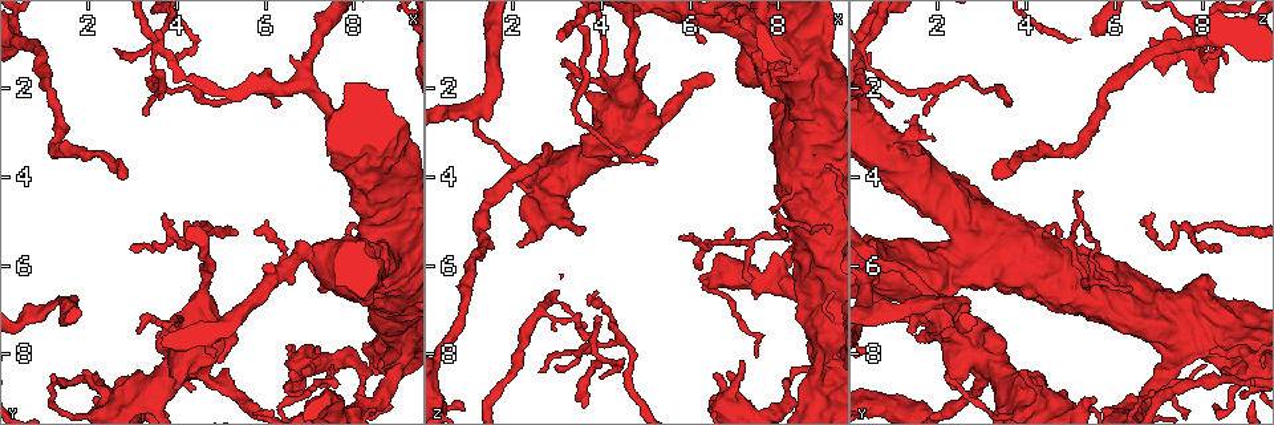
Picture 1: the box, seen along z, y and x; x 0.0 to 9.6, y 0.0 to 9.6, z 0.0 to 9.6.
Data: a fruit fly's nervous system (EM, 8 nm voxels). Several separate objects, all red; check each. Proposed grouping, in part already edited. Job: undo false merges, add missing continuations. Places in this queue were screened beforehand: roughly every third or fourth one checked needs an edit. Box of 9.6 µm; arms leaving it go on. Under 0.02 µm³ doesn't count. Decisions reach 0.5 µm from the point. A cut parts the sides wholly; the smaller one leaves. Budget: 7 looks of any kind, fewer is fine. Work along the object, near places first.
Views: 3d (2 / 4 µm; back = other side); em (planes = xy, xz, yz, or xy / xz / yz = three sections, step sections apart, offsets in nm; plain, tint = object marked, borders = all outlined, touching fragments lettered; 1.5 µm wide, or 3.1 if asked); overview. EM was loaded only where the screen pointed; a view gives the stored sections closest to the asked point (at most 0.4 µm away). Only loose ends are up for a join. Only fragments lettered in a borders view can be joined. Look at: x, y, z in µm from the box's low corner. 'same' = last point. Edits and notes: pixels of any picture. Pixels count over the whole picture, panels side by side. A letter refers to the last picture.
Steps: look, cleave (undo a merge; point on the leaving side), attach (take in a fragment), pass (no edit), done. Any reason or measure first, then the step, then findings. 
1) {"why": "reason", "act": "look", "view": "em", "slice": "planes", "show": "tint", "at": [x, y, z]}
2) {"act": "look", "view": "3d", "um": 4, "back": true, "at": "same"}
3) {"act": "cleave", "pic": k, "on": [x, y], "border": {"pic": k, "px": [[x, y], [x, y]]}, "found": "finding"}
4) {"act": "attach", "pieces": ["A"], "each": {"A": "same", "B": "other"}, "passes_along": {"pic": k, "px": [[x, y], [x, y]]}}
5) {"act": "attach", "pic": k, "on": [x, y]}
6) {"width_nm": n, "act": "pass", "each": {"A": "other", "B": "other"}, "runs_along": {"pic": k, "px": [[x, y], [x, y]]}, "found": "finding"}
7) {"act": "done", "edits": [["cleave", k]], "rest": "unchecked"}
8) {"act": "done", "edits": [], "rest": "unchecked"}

{"why": "sharp bend", "act": "look", "view": "em", "slice": "xz", "step": 8, "show": "borders", "at": [4.05, 5.45, 7.05]}

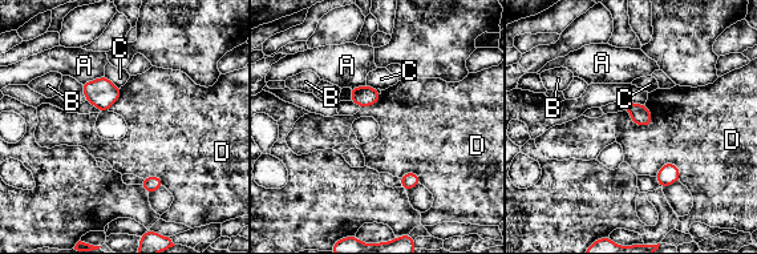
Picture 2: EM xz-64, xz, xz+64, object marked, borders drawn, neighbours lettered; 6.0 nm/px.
{"longest_contact_nm": ["D", 190], "act": "pass", "each": {"A": "other", "B": "other", "C": "other", "D": "other"}, "border": {"pic": 2, "px": [[626, 111], [634, 124], [652, 124]]}, "found": "continuous, no second neuron"}

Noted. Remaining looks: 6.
{"why": "free end", "act": "look", "view": "3d", "um": 4, "at": [3.30, 9.00, 4.80]}

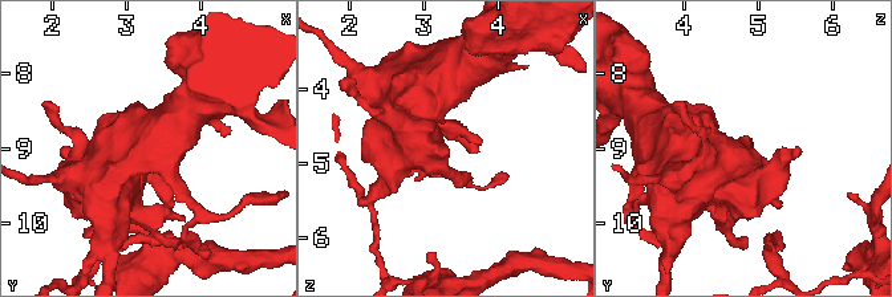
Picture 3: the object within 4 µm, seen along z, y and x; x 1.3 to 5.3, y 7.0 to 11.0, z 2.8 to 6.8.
{"act": "look", "view": "em", "slice": "yz", "step": 8, "show": "borders", "at": [3.30, 8.95, 4.85]}

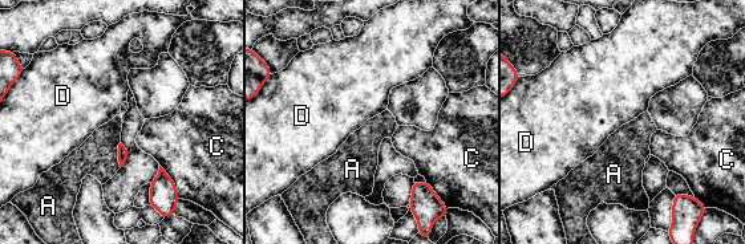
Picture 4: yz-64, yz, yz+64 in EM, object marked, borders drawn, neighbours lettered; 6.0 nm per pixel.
{"why": "another direction", "act": "look", "view": "em", "slice": "planes", "show": "borders", "at": "same"}

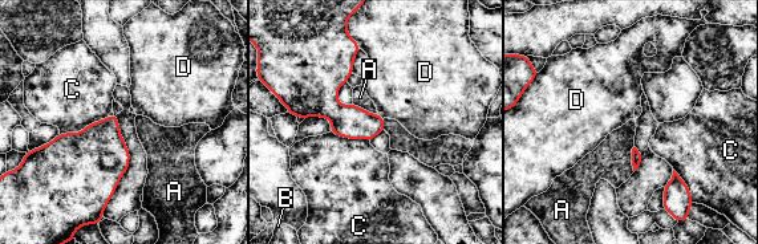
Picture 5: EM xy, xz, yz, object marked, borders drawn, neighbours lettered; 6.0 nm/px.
{"act": "pass", "each": {"A": "other", "B": "other", "C": "other", "D": "other"}, "border": {"pic": 5, "px": [[353, 102], [369, 112], [377, 113]]}, "found": "none of them fits"}

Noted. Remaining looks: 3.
{"why": "branch stops here", "act": "look", "view": "em", "slice": "xz", "step": 8, "show": "plain", "at": [2.70, 4.00, 3.30]}

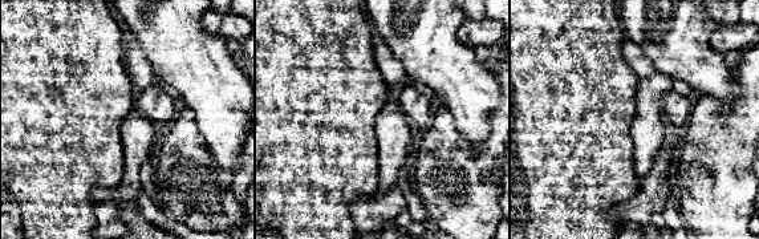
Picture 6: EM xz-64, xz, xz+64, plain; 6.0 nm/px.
{"act": "look", "view": "em", "slice": "xz", "step": 8, "show": "borders", "at": "same"}

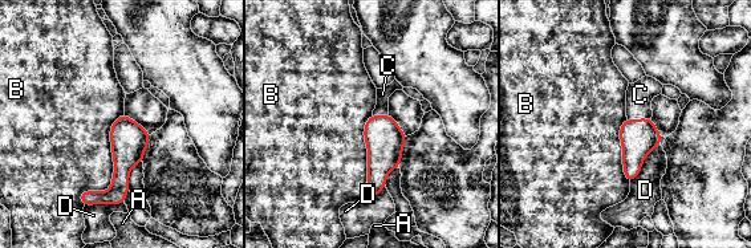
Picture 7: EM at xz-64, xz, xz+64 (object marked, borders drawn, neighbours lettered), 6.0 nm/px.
{"act": "attach", "pieces": ["C"], "each": {"A": "other", "B": "other", "C": "same", "D": "other"}, "passes_along": {"pic": 7, "px": [[640, 137], [638, 118], [640, 94]]}, "found": "the neuron continues"}

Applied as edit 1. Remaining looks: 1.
{"act": "done", "edits": [["attach", 7]], "rest": "unchecked"}

